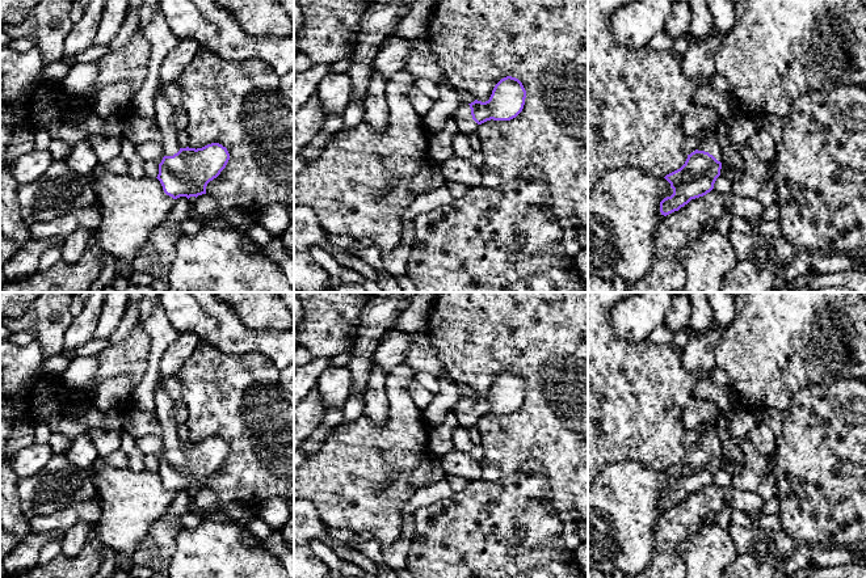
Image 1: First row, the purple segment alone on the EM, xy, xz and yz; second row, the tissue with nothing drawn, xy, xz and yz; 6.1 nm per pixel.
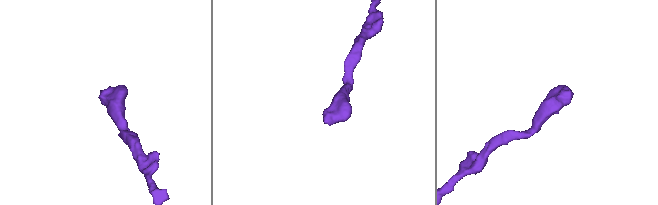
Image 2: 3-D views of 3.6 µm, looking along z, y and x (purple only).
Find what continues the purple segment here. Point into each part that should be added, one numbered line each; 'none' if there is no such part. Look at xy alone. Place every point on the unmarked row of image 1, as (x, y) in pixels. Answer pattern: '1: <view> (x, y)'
1: xy (173, 358)

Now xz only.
1: xz (466, 418)

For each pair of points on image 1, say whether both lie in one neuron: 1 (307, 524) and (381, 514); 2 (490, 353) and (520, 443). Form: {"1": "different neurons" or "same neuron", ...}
{"1": "different neurons", "2": "same neuron"}

